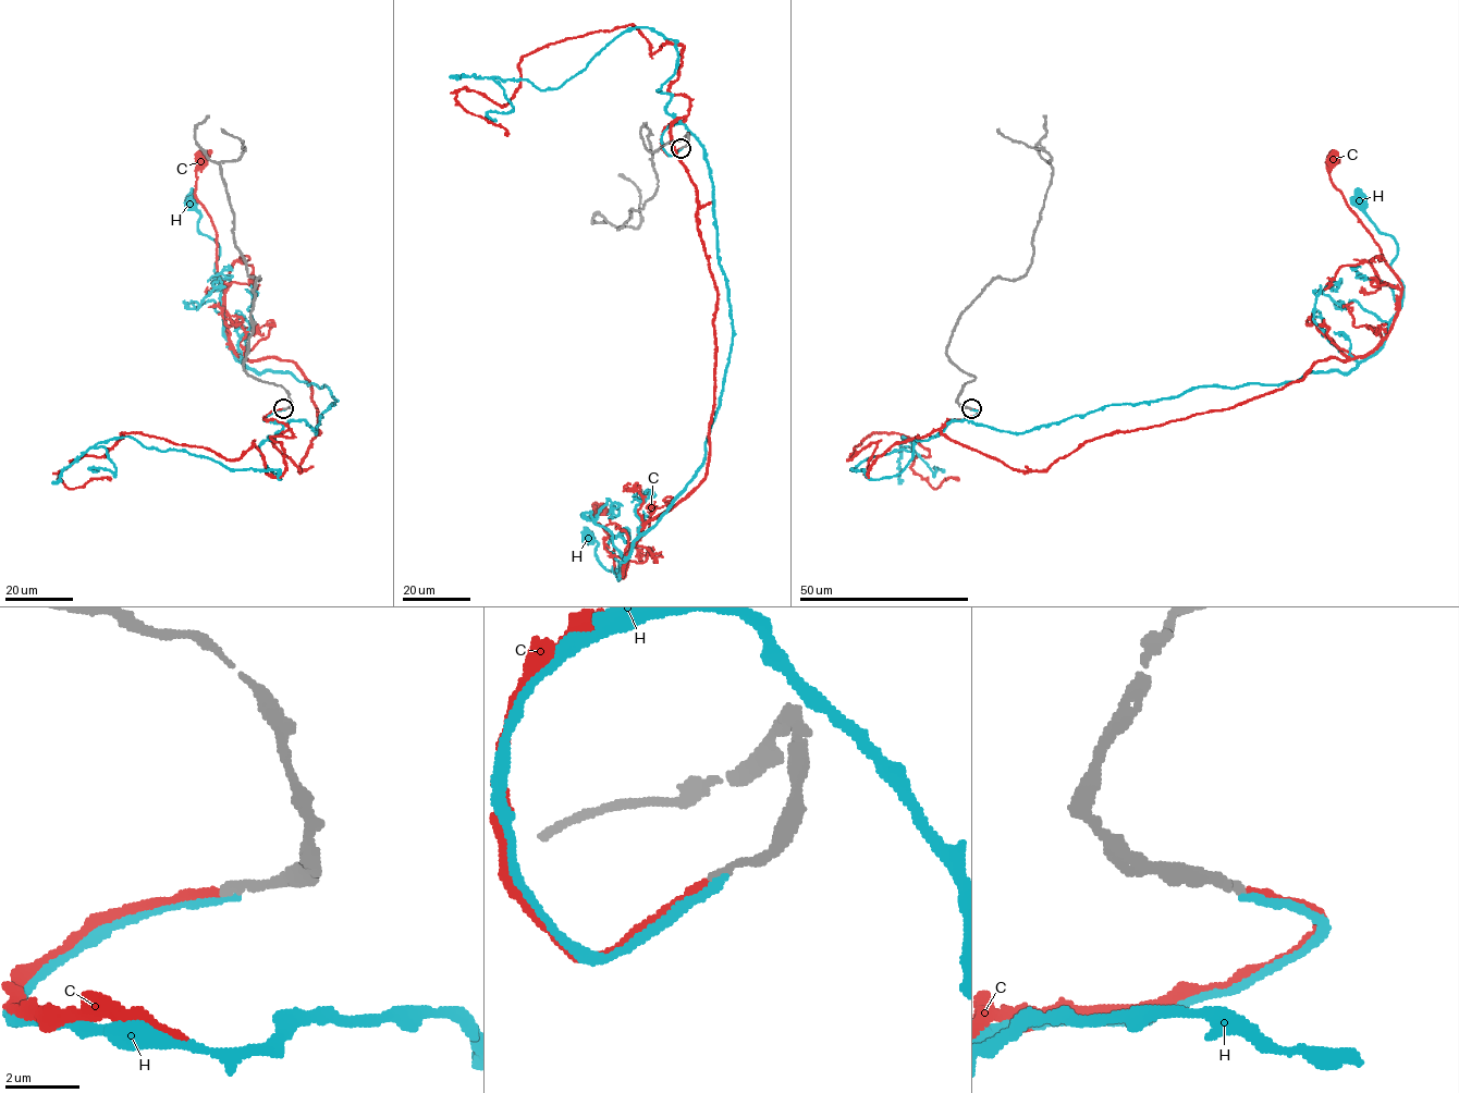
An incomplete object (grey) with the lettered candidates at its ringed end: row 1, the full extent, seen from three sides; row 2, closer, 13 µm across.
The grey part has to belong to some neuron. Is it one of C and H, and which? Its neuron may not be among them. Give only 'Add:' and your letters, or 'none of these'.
Add: C

